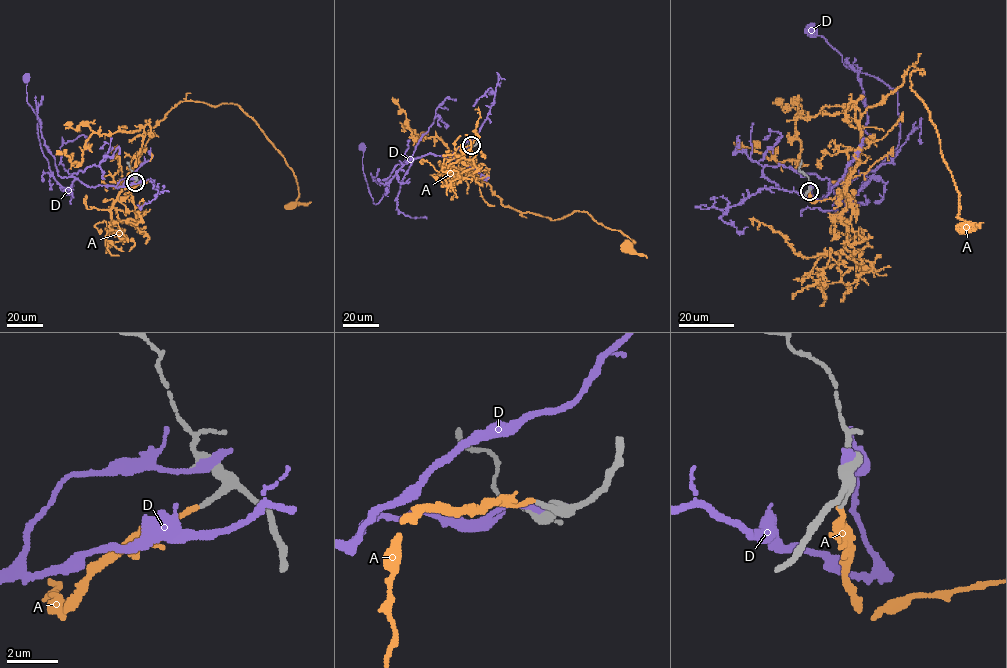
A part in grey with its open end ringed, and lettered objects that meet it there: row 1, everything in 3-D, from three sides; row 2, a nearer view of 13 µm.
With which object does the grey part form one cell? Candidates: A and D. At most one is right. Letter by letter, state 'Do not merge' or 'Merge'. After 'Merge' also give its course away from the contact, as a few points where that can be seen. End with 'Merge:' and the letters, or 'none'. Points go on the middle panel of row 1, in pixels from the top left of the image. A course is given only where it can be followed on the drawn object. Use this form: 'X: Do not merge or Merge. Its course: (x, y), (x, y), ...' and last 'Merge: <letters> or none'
A: Merge. Its course: (471, 145), (461, 148), (457, 167), (488, 183), (504, 206), (552, 220), (585, 211), (635, 242), (628, 246)
D: Do not merge
Merge: A

